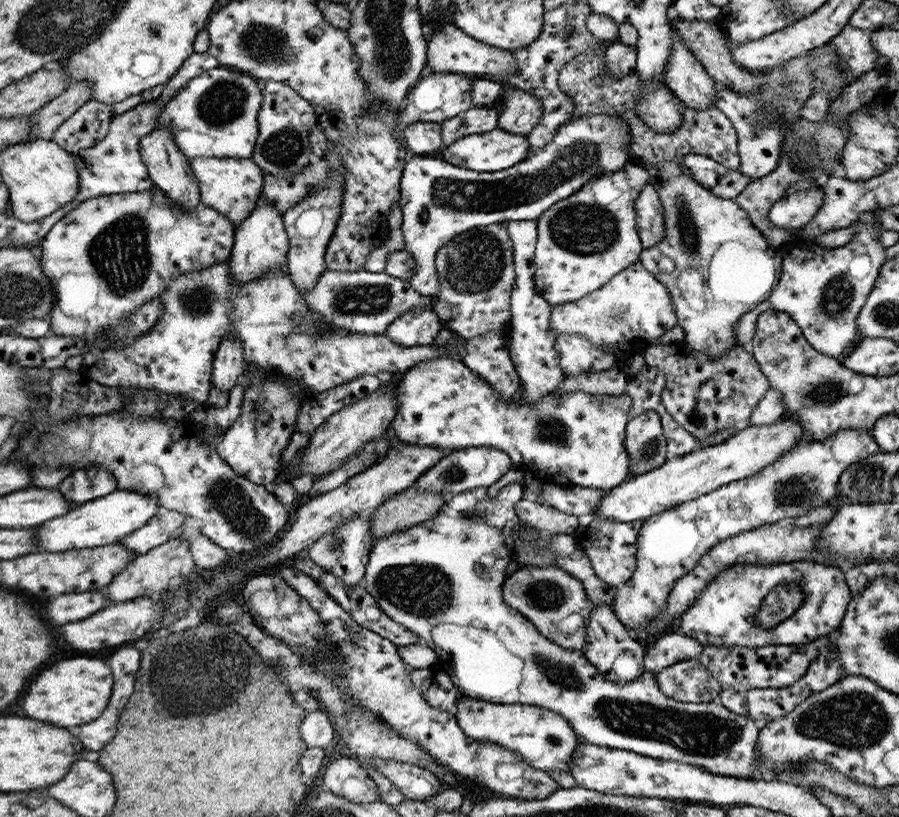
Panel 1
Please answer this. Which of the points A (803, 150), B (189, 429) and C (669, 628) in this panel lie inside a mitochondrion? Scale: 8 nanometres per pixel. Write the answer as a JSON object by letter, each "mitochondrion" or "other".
{"A":"mitochondrion","B":"other","C":"other"}

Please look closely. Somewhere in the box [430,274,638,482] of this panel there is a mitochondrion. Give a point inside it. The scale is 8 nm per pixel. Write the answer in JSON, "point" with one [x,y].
{"point":[552,428]}

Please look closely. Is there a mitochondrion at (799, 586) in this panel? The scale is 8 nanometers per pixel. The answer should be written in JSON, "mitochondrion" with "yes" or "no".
{"mitochondrion":"no"}

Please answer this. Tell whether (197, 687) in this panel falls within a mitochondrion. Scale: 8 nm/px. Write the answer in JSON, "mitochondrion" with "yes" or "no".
{"mitochondrion":"yes"}

